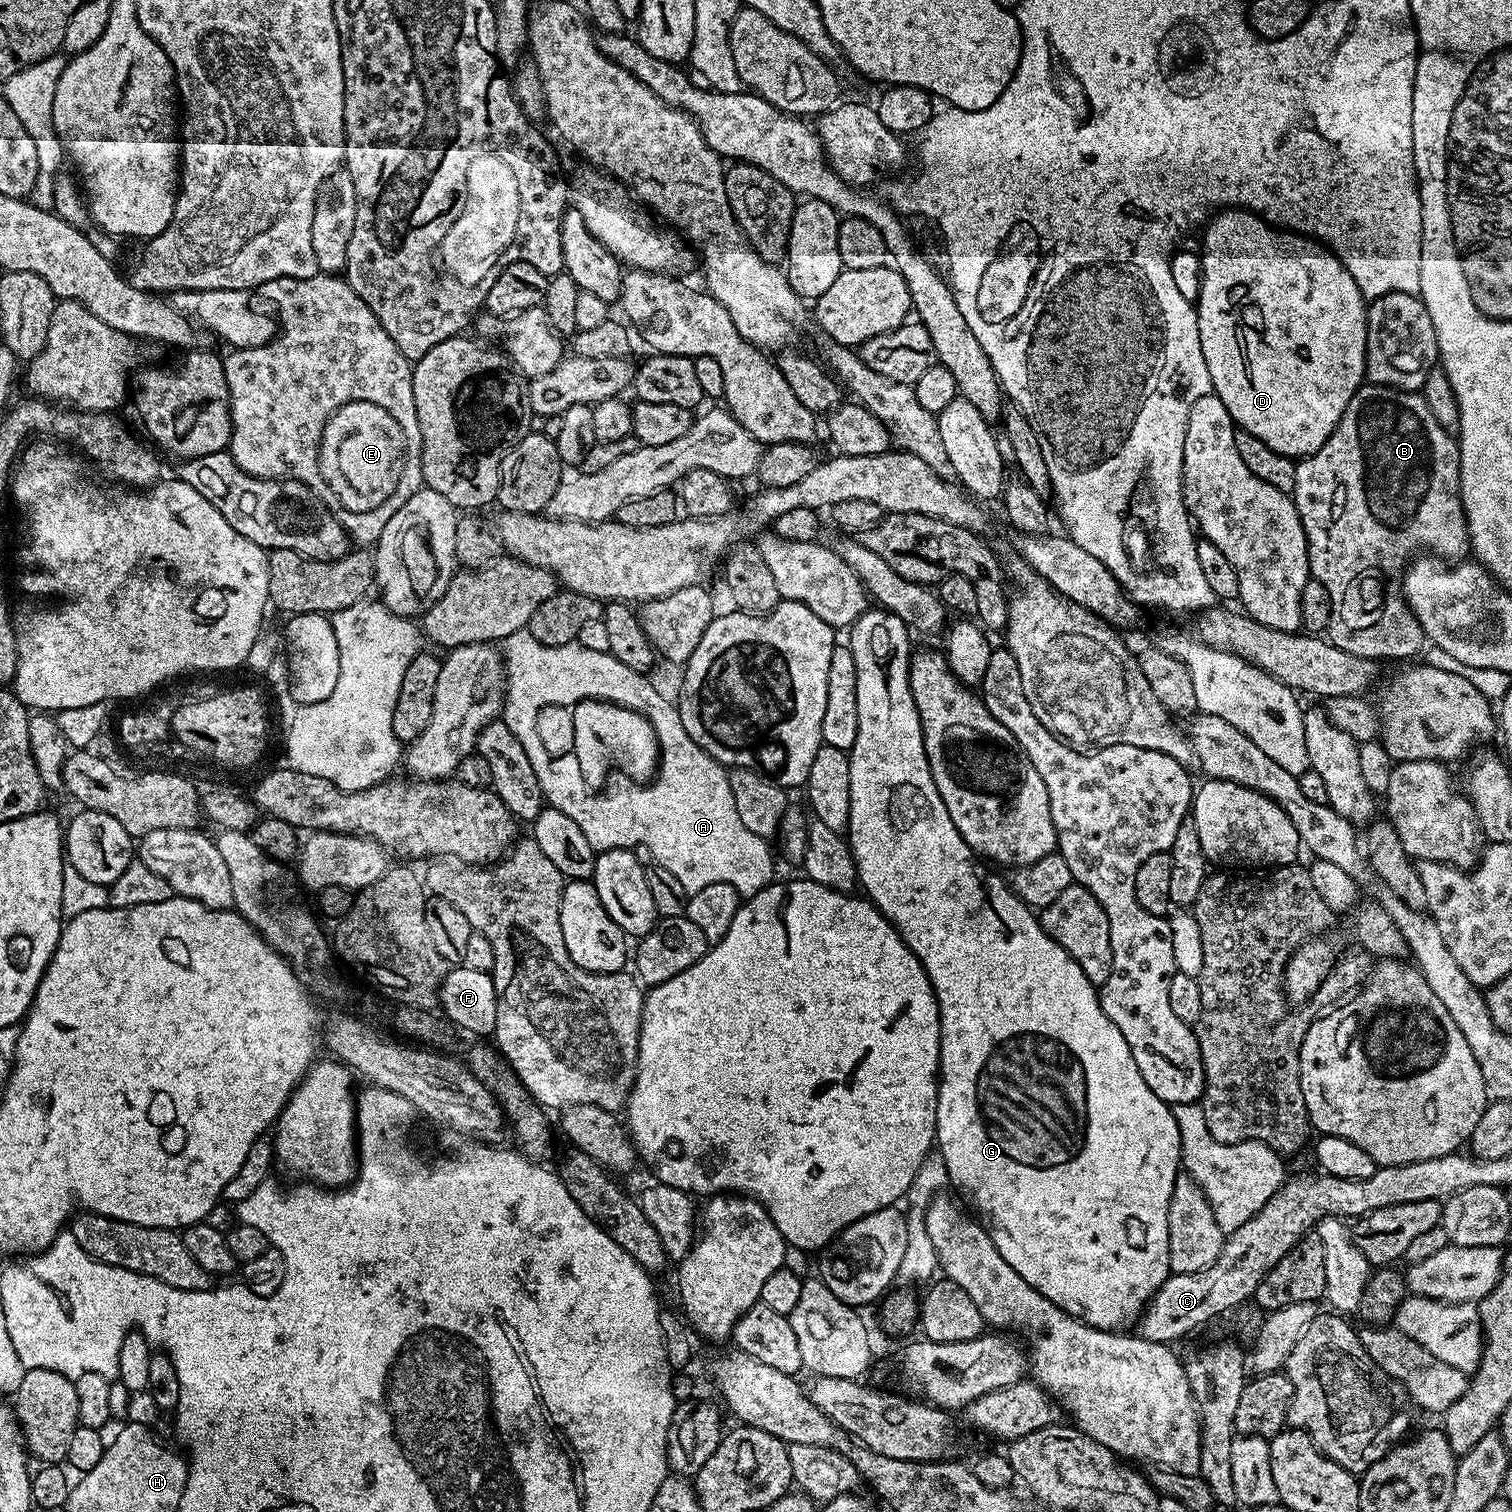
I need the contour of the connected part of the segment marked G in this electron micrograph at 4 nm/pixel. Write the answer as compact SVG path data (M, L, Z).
M872 606L850 625L850 631L847 633L849 636L846 637L846 643L854 654L854 670L858 670L858 738L854 738L854 746L850 749L848 758L850 762L850 818L846 829L846 839L848 849L852 852L856 863L856 879L863 895L871 900L879 912L896 927L902 942L906 942L906 946L910 946L910 950L918 958L918 962L922 962L940 1007L940 1075L938 1077L940 1089L938 1090L938 1110L936 1111L935 1147L940 1149L945 1159L946 1170L949 1172L949 1185L953 1189L956 1187L958 1191L965 1192L972 1199L973 1206L980 1211L979 1219L987 1225L994 1246L998 1246L998 1254L1002 1254L1002 1258L1006 1258L1006 1262L1010 1262L1010 1266L1014 1266L1014 1270L1018 1270L1018 1274L1022 1274L1022 1278L1026 1278L1026 1282L1030 1286L1034 1286L1034 1290L1038 1290L1038 1294L1042 1294L1050 1302L1057 1304L1062 1311L1070 1313L1071 1316L1083 1320L1085 1324L1095 1328L1116 1330L1124 1326L1120 1324L1126 1323L1127 1320L1134 1319L1133 1321L1135 1321L1143 1313L1149 1300L1168 1281L1170 1275L1168 1211L1174 1182L1182 1172L1178 1124L1175 1122L1174 1114L1168 1103L1162 1098L1158 1098L1158 1094L1154 1094L1154 1090L1150 1090L1150 1086L1146 1086L1146 1078L1142 1078L1142 1074L1138 1070L1138 1062L1134 1062L1134 1054L1130 1054L1130 1046L1126 1042L1126 1038L1122 1038L1122 1030L1118 1030L1118 1026L1114 1026L1114 1022L1110 1022L1110 1018L1102 1010L1097 989L1086 978L1082 966L1078 966L1078 962L1074 958L1070 958L1070 954L1066 950L1062 950L1062 946L1058 946L1058 942L1054 942L1054 938L1050 938L1050 934L1046 934L1046 930L1042 930L1037 913L1029 908L1026 902L1022 902L1022 898L1018 898L1012 893L1009 881L1005 877L1003 880L1002 877L995 876L991 872L993 869L987 863L982 862L981 857L975 855L972 847L964 841L962 834L958 834L958 826L954 826L954 818L950 818L950 810L946 810L946 802L942 802L942 794L938 794L938 786L934 786L934 778L924 749L922 726L918 718L918 710L914 706L914 694L910 694L908 662L914 651L914 645L908 641L908 632L910 633L909 625L904 624L902 618L898 618L892 612L885 612L879 606Z

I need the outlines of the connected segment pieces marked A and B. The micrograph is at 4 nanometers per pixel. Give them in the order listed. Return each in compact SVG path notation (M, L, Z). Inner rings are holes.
M527 630L510 634L503 640L502 655L504 658L504 675L506 677L504 711L502 713L503 722L506 726L510 726L510 734L514 734L514 738L518 738L518 742L522 742L522 750L526 750L526 755L530 758L530 766L534 766L534 774L538 774L538 786L542 786L542 794L544 795L545 801L547 801L551 807L562 810L562 814L574 818L574 822L578 822L578 826L582 826L582 834L586 834L586 842L590 842L590 846L595 848L597 853L602 853L606 850L614 850L615 848L626 848L630 850L639 844L642 846L650 846L650 851L654 854L656 863L661 864L666 870L670 870L670 874L676 875L678 882L682 882L682 886L686 886L686 890L689 894L702 890L702 886L714 886L714 882L726 882L730 886L734 886L734 890L738 890L738 894L741 898L747 898L758 894L763 888L773 883L772 852L768 849L769 841L765 839L765 837L754 834L750 830L746 830L746 826L742 826L742 818L738 818L738 810L734 806L734 794L730 794L729 769L725 767L725 765L719 764L710 754L706 754L706 750L702 750L702 746L698 746L694 742L694 738L690 738L690 734L686 734L686 726L682 726L682 722L680 721L679 707L677 707L673 701L671 704L671 702L648 681L649 677L645 675L645 673L630 670L630 666L618 662L618 658L614 658L611 652L586 650L586 646L582 646L579 642L563 644L562 646L546 646L532 637ZM580 696L616 696L616 701L614 701L612 705L619 709L624 709L624 711L633 711L642 714L650 721L650 726L654 726L654 734L658 738L658 746L660 747L660 753L658 754L660 769L649 784L635 784L632 776L613 772L610 774L610 778L604 779L604 781L599 784L594 784L600 798L596 798L594 795L586 796L582 780L588 780L588 776L586 776L586 772L584 772L584 768L582 768L582 760L580 760L578 748L574 747L573 740L575 737L576 711L579 711L579 708L583 707L583 702L580 702ZM549 705L558 706L559 709L568 708L570 710L570 715L568 717L570 726L566 730L570 734L571 740L567 742L567 746L564 748L549 748L547 739L535 731L534 723L536 712L540 711L541 707L548 707Z
M1365 383L1354 394L1354 398L1350 398L1330 438L1326 438L1326 442L1314 455L1305 456L1297 463L1294 490L1290 495L1296 504L1302 530L1306 534L1308 571L1311 579L1322 582L1322 586L1326 586L1326 594L1330 594L1332 613L1326 633L1327 639L1334 646L1338 646L1338 650L1346 650L1352 656L1364 656L1367 660L1407 661L1412 658L1407 656L1414 655L1423 644L1426 644L1426 637L1418 618L1408 609L1402 591L1402 577L1410 561L1417 554L1431 554L1445 562L1460 562L1472 551L1472 543L1468 540L1468 523L1460 497L1460 445L1457 437L1442 430L1442 426L1434 422L1434 414L1430 414L1430 406L1426 406L1424 397L1419 391L1401 392L1398 388L1384 388L1381 384Z

